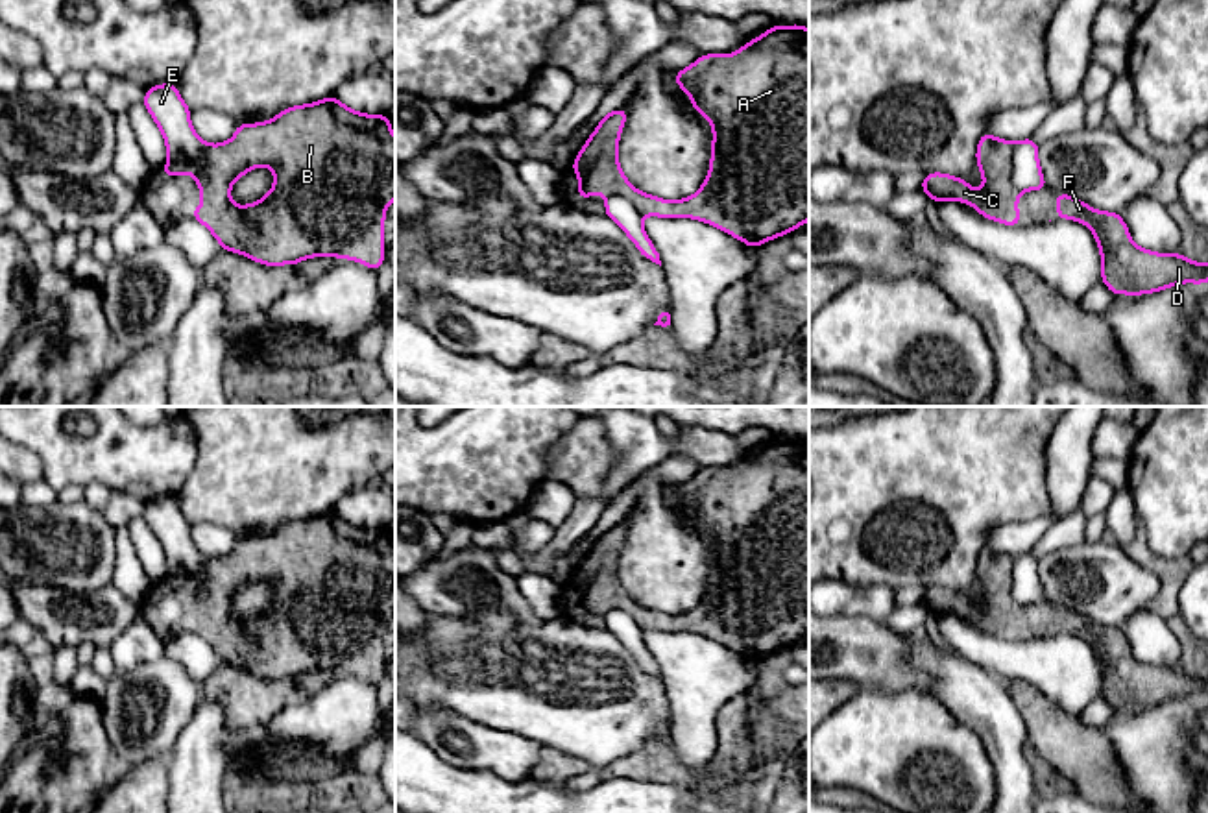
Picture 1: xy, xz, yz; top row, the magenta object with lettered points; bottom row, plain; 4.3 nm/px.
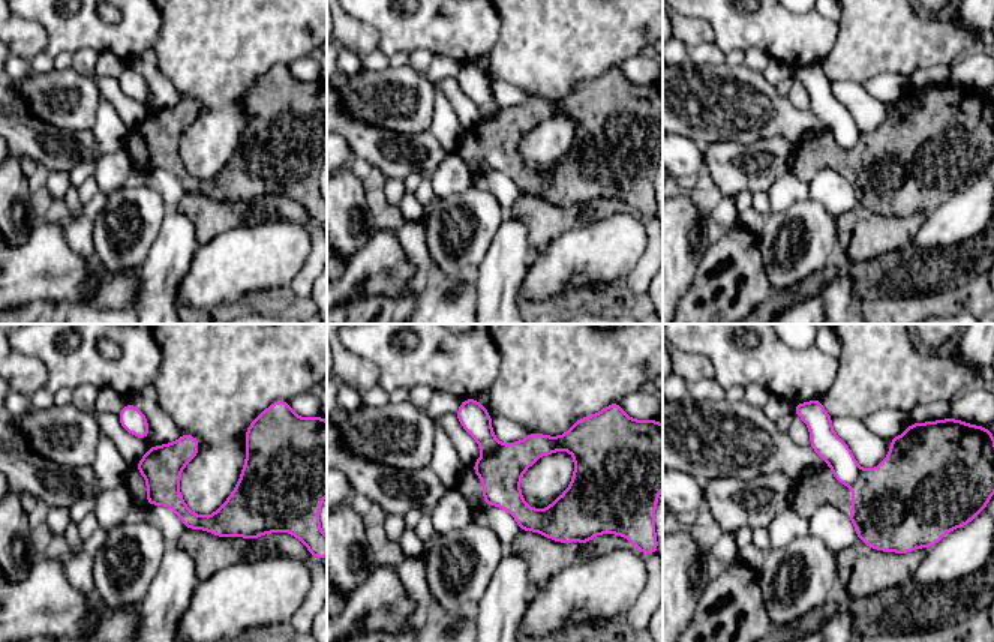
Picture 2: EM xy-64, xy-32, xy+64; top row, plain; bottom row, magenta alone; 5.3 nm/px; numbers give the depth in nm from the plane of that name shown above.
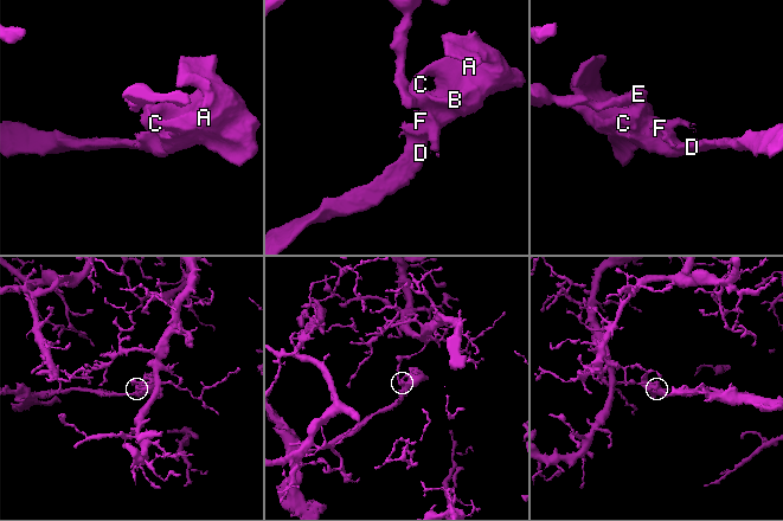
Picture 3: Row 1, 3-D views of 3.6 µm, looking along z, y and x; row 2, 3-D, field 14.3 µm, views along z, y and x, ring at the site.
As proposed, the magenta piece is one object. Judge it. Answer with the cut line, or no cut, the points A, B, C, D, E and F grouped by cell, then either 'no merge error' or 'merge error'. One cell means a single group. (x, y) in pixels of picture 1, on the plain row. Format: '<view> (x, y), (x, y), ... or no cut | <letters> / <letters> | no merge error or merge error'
yz (1011, 557), (1013, 599), (1020, 606) | A B C D F / E | merge error

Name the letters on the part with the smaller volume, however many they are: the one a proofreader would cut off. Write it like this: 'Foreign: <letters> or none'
Foreign: A, B, C, D, F

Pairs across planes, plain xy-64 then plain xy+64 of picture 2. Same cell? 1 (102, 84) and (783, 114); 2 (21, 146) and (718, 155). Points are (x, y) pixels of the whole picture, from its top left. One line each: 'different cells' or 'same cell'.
1: different cells
2: same cell

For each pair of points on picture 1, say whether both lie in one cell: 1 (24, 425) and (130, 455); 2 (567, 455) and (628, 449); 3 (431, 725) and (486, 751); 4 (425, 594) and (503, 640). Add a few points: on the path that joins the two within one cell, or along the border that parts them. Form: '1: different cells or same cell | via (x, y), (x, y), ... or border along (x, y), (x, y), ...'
1: same cell | via (50, 427), (69, 444), (104, 446)
2: different cells | border along (604, 425), (616, 466), (604, 481), (603, 494)
3: same cell | via (444, 725), (462, 728), (473, 740)
4: different cells | border along (507, 608), (481, 608), (473, 616), (429, 614)

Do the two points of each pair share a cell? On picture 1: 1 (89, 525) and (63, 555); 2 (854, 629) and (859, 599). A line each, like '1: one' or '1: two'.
1: one
2: two

